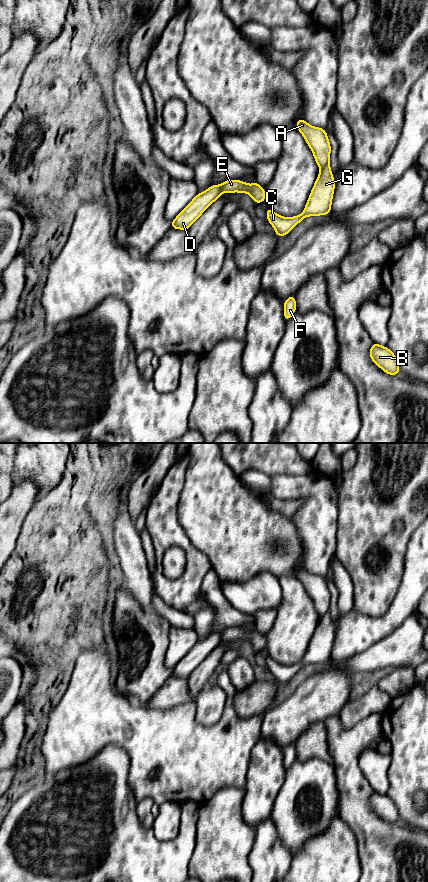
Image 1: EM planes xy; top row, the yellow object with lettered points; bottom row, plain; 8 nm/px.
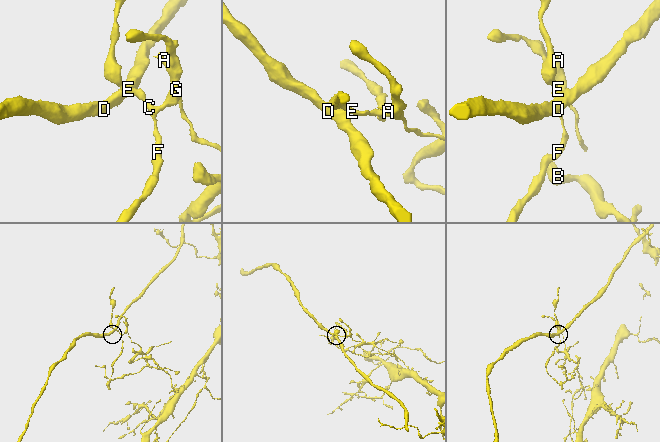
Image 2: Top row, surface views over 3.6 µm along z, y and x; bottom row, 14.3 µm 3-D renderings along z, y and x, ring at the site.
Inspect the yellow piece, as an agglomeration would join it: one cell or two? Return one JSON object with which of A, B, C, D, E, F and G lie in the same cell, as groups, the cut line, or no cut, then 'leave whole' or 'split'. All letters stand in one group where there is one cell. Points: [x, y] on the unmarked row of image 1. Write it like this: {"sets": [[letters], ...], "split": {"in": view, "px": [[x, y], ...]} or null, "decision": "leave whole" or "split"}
{"sets": [["A", "B", "C", "E", "F", "G"], ["D"]], "split": {"in": "xy", "px": [[219, 634], [222, 639]]}, "decision": "split"}

